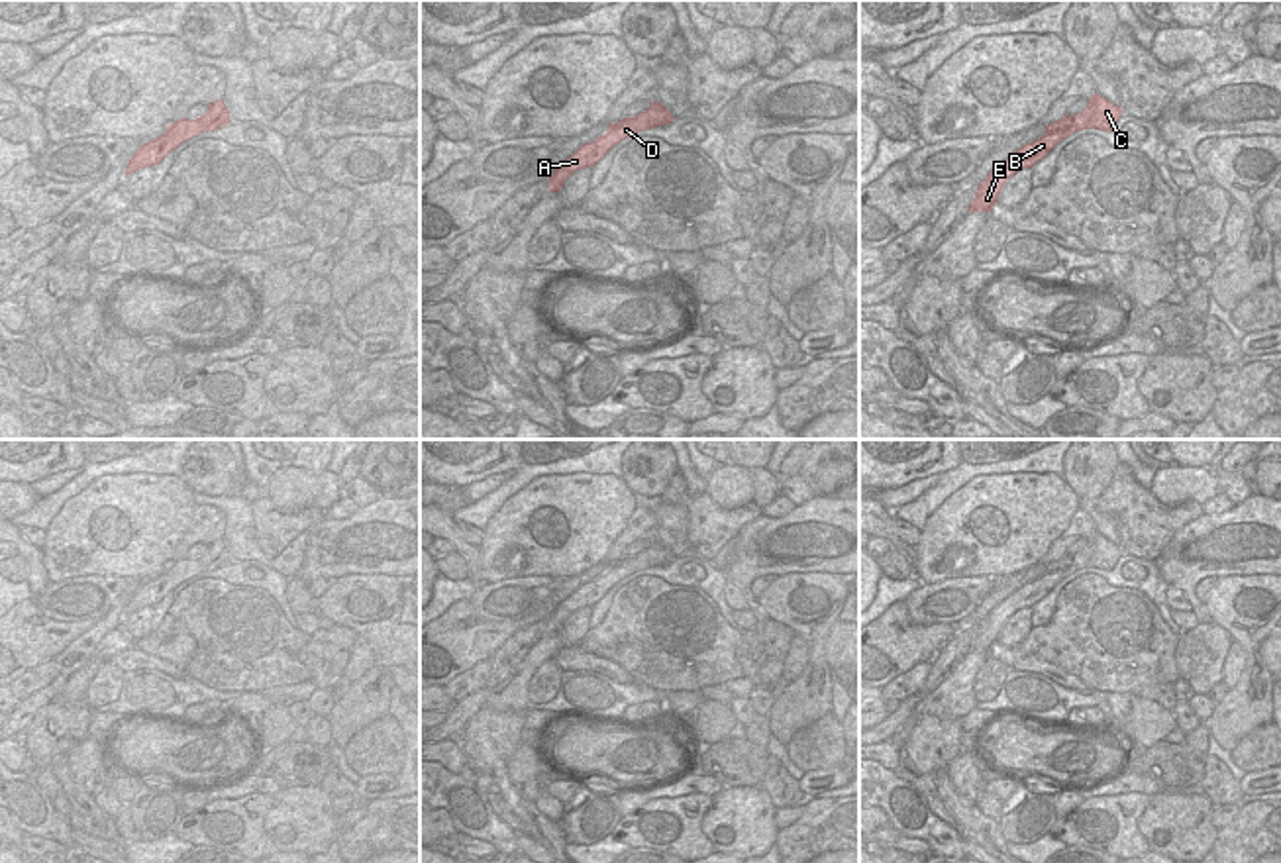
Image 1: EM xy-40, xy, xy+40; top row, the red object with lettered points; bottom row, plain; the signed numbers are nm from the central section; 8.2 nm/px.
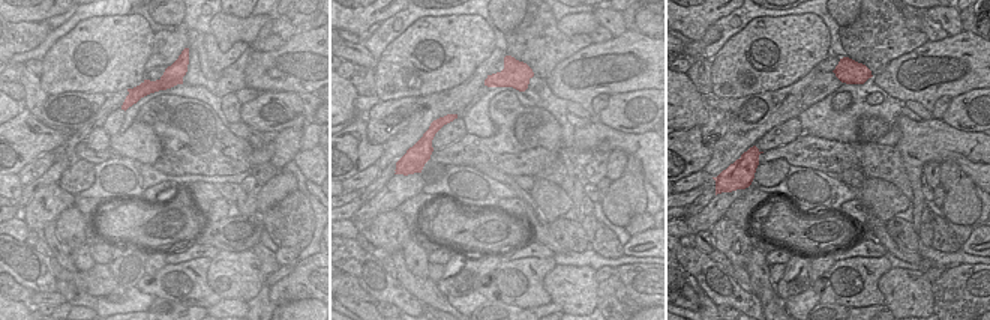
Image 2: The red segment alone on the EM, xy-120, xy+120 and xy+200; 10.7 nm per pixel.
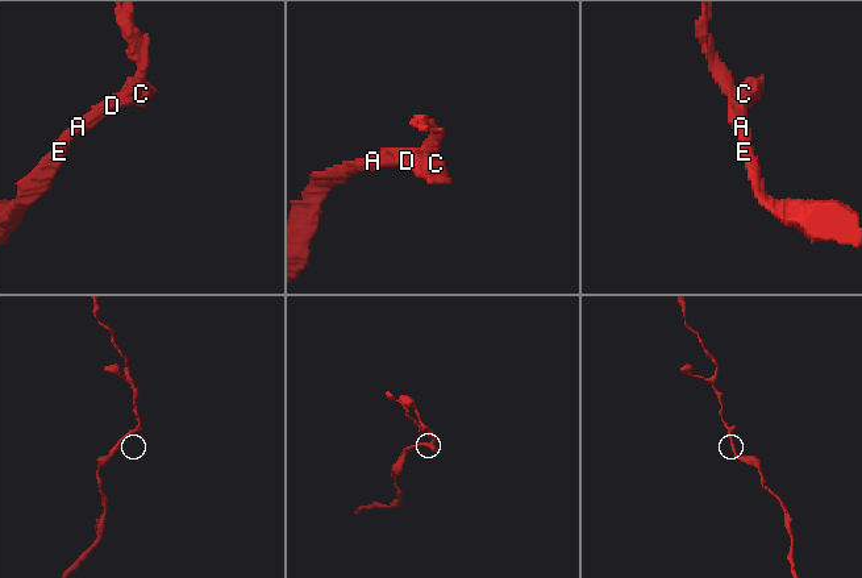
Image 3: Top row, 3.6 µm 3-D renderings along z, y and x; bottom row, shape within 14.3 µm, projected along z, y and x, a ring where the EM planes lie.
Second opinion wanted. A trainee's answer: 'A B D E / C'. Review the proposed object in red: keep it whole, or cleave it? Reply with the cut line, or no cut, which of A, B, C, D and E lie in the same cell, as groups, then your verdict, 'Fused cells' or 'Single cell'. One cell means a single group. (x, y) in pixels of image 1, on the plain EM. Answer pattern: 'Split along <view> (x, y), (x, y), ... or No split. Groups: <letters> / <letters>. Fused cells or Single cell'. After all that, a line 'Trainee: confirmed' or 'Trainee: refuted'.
Split along xy+40 (1077, 567), (1070, 565), (1046, 573). Groups: A B D E / C. Fused cells.
Trainee: confirmed

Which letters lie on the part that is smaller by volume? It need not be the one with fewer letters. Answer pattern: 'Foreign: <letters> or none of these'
Foreign: C

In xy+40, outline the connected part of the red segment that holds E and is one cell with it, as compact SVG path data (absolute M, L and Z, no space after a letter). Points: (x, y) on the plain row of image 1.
M1071 565L1067 571L1046 573L1040 579L1026 583L1018 590L1014 590L1008 598L997 604L985 620L979 622L975 630L975 637L969 645L969 651L991 651L997 643L997 637L1006 624L1006 620L1022 610L1032 608L1038 600L1042 600L1061 579L1079 571Z

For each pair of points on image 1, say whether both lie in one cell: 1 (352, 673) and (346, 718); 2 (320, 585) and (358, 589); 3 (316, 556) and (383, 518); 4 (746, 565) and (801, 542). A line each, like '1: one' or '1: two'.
1: two
2: two
3: one
4: one

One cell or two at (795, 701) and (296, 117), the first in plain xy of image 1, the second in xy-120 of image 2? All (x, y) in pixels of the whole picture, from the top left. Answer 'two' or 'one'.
one

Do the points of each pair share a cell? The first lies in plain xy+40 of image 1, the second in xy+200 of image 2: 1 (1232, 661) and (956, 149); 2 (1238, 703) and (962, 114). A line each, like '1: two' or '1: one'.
1: two
2: one

